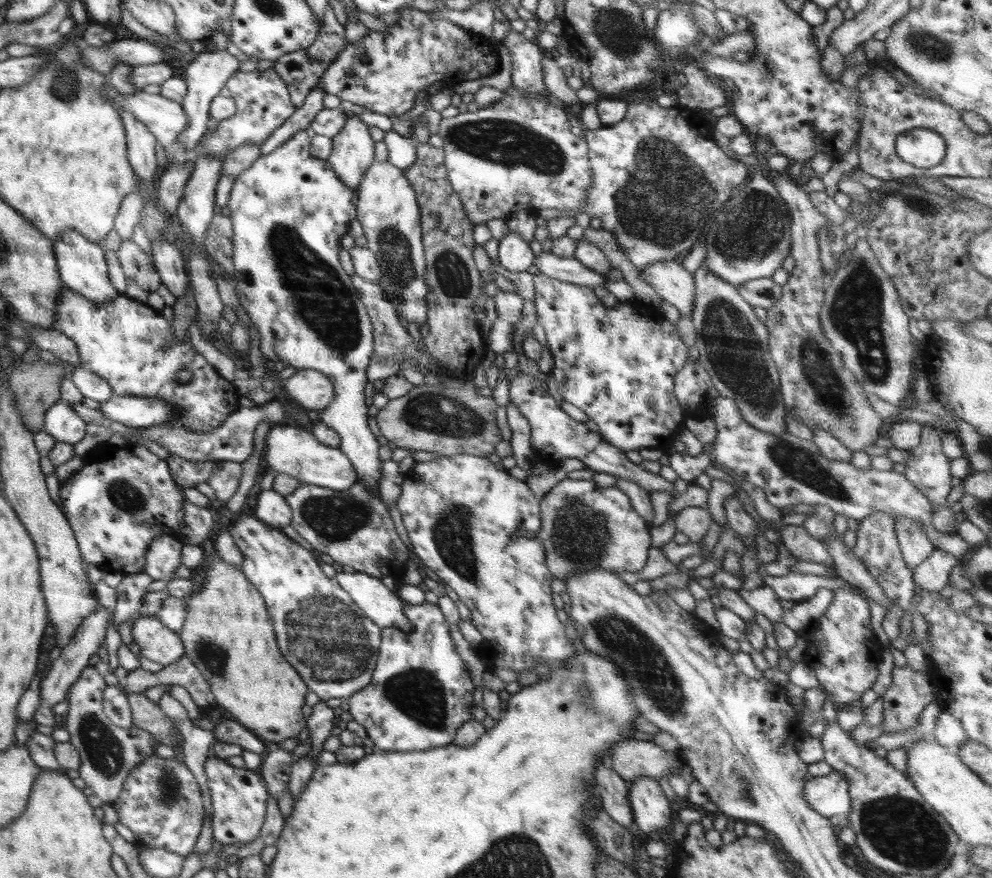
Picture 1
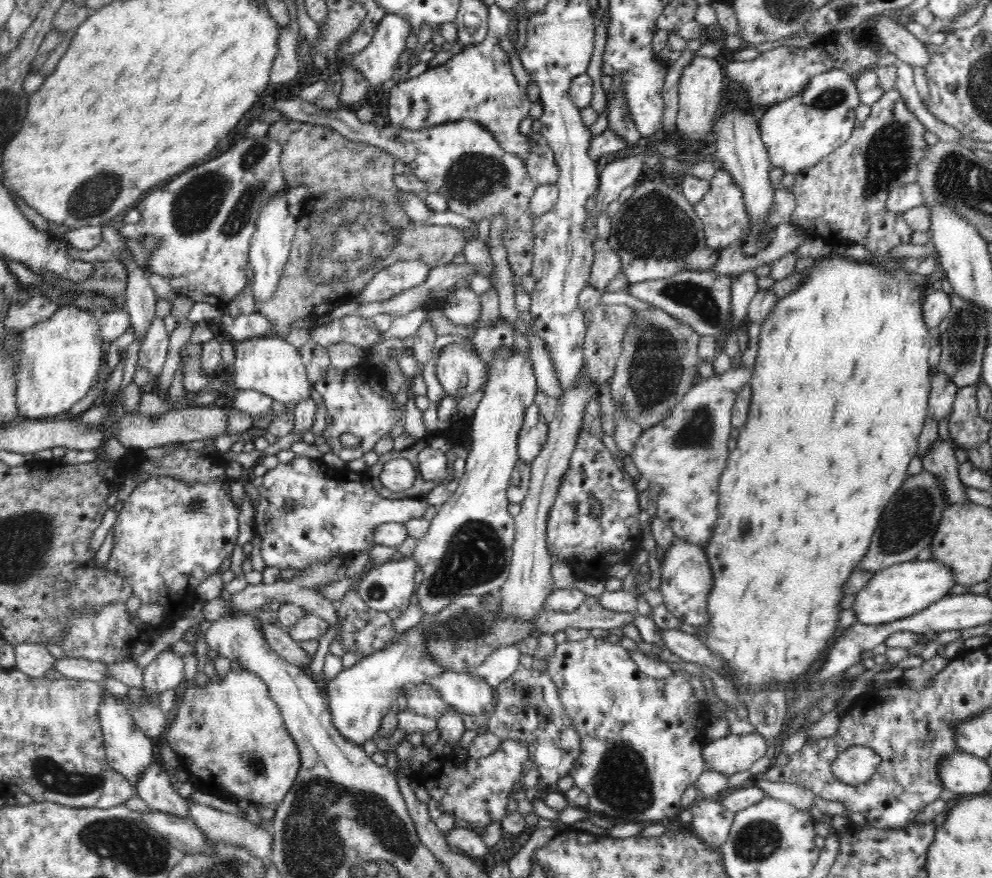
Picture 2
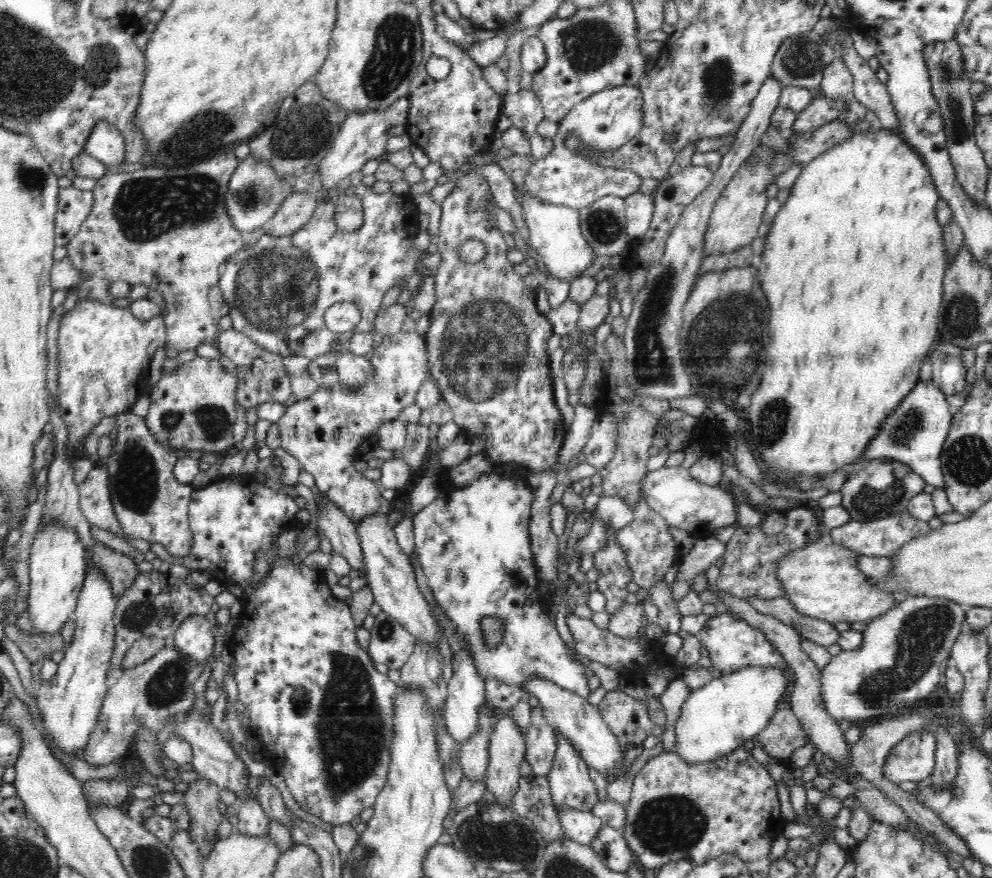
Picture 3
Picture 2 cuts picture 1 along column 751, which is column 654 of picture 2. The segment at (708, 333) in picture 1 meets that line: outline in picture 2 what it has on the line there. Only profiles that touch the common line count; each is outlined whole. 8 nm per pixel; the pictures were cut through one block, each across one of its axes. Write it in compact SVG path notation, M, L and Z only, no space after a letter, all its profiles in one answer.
M654 305L651 309L635 310L635 315L622 340L622 350L616 361L616 368L610 382L612 400L626 407L630 419L640 424L643 431L660 424L678 404L692 386L697 368L702 359L697 353L701 336L690 325L679 321L675 316Z

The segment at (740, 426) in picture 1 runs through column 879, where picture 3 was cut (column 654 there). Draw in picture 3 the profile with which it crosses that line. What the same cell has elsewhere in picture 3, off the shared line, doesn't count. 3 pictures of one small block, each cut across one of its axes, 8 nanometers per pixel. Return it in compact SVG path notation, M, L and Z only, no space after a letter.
M664 465L657 470L647 472L641 480L641 487L642 496L650 508L665 518L669 527L686 530L696 539L714 535L718 528L737 525L737 506L732 494L718 485L700 483L689 473L689 469Z

